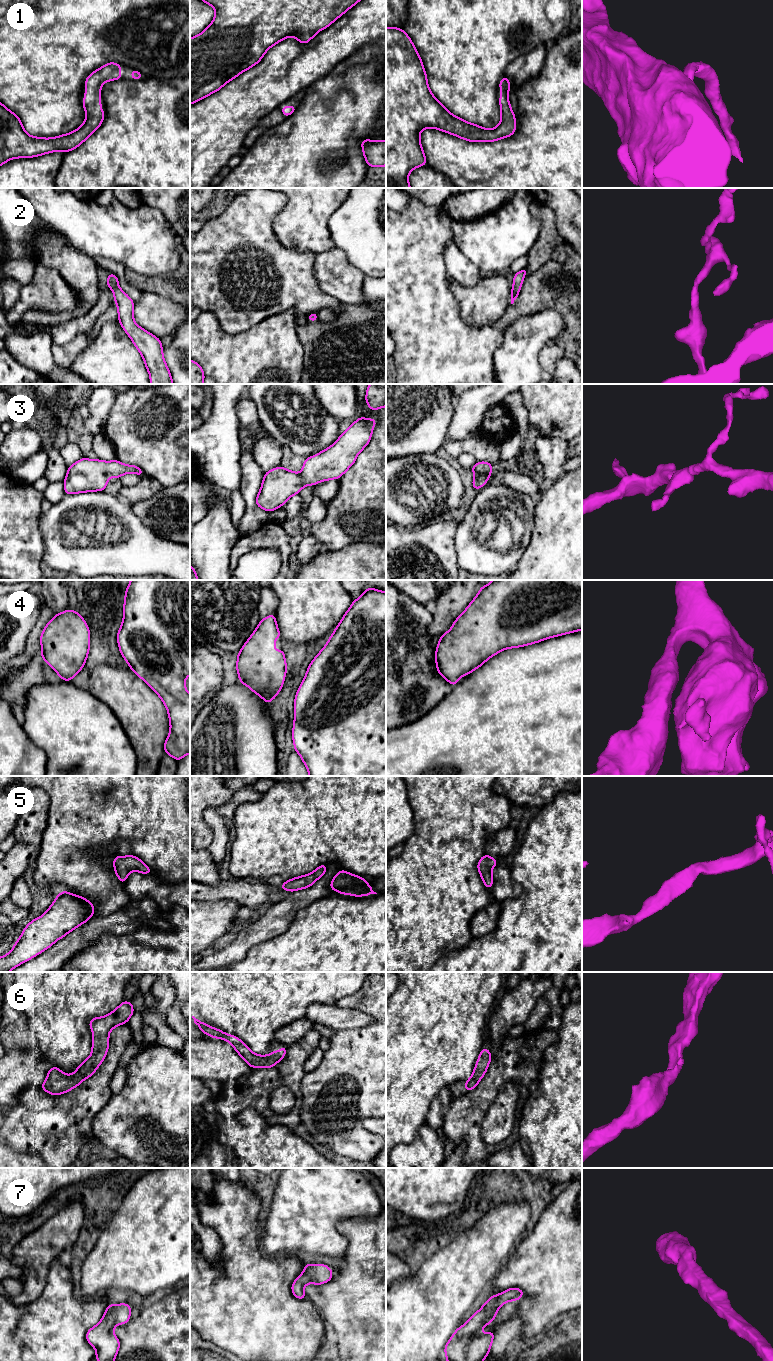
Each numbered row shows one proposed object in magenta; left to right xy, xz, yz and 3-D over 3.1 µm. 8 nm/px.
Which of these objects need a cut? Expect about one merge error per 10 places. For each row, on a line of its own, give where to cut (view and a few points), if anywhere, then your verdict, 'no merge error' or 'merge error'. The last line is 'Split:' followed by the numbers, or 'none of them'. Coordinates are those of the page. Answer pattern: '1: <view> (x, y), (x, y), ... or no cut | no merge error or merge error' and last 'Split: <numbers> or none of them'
1: no cut | no merge error
2: no cut | no merge error
3: no cut | no merge error
4: no cut | no merge error
5: no cut | no merge error
6: no cut | no merge error
7: no cut | no merge error
Split: none of them

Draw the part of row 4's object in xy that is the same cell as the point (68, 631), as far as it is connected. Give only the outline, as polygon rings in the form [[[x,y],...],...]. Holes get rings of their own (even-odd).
[[[76,610],[56,614],[44,627],[40,644],[41,657],[60,676],[72,681],[88,657],[90,629]]]

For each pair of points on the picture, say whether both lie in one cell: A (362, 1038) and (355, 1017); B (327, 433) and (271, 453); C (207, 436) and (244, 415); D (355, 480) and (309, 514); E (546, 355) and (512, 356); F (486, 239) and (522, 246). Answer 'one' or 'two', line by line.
A: two
B: two
C: two
D: two
E: two
F: one

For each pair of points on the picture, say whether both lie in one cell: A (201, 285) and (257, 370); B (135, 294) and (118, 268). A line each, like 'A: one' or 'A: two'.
A: two
B: one

